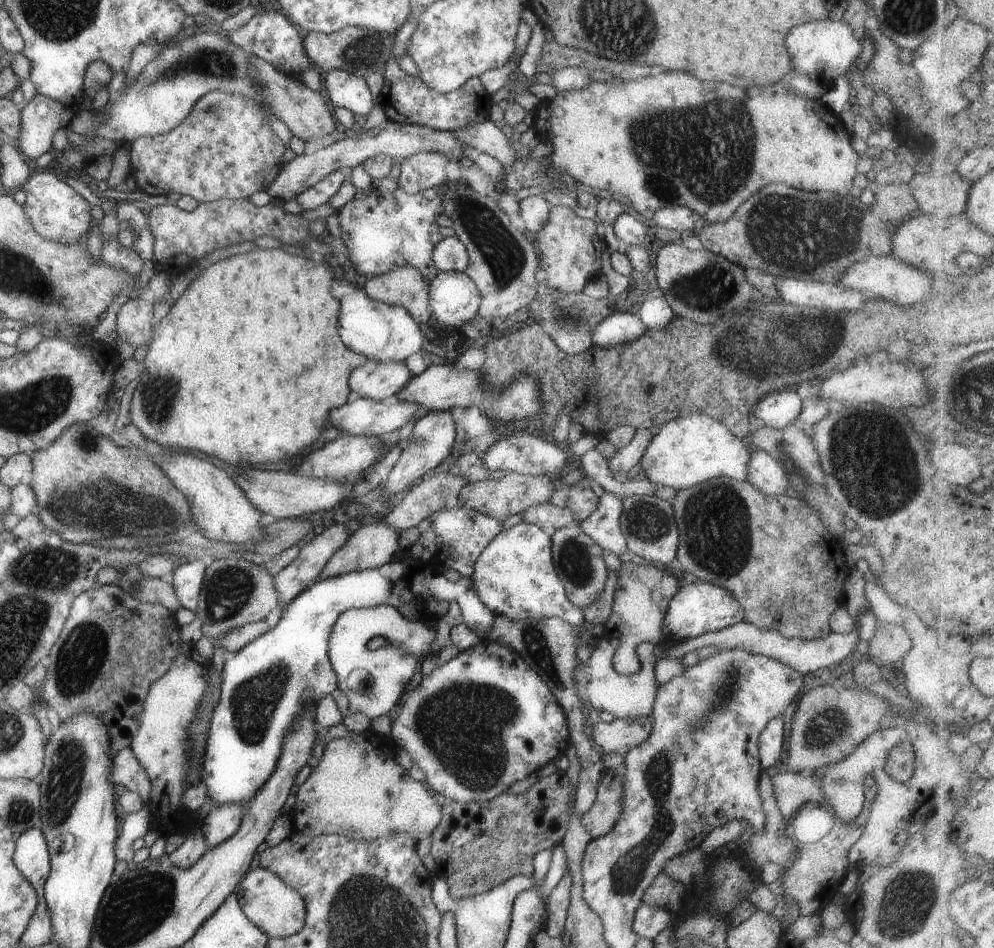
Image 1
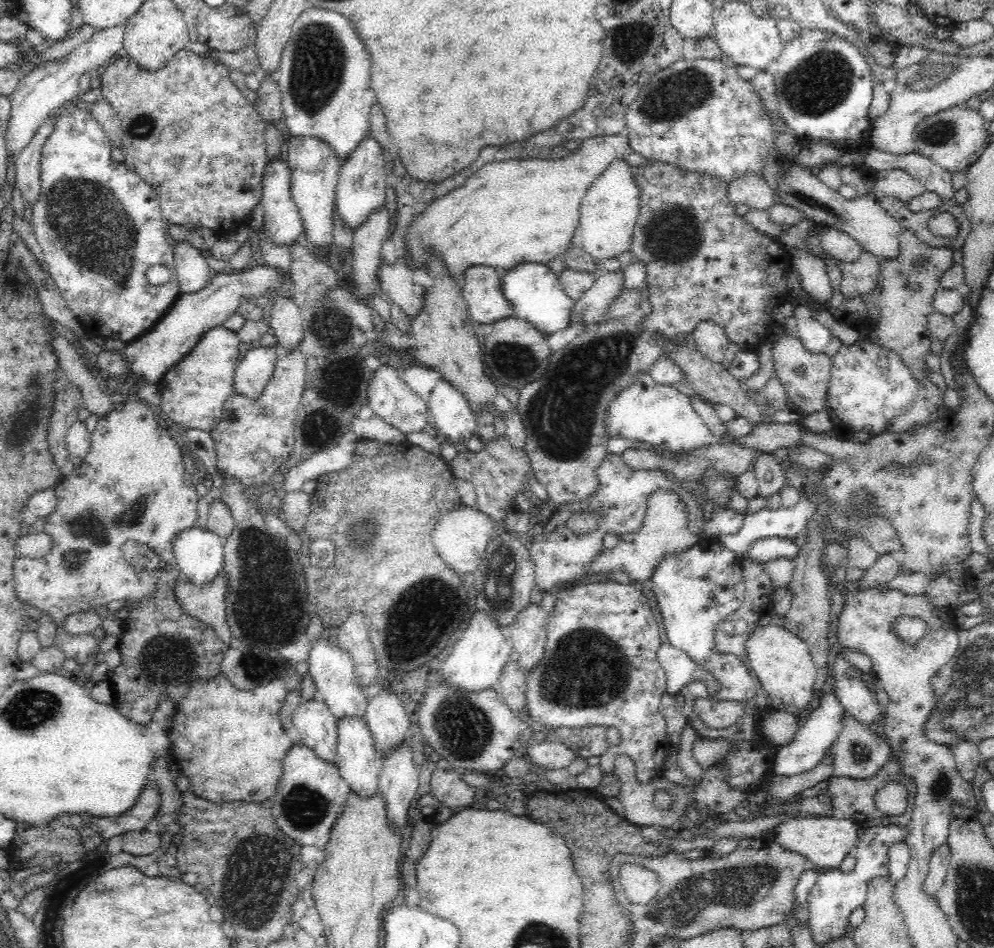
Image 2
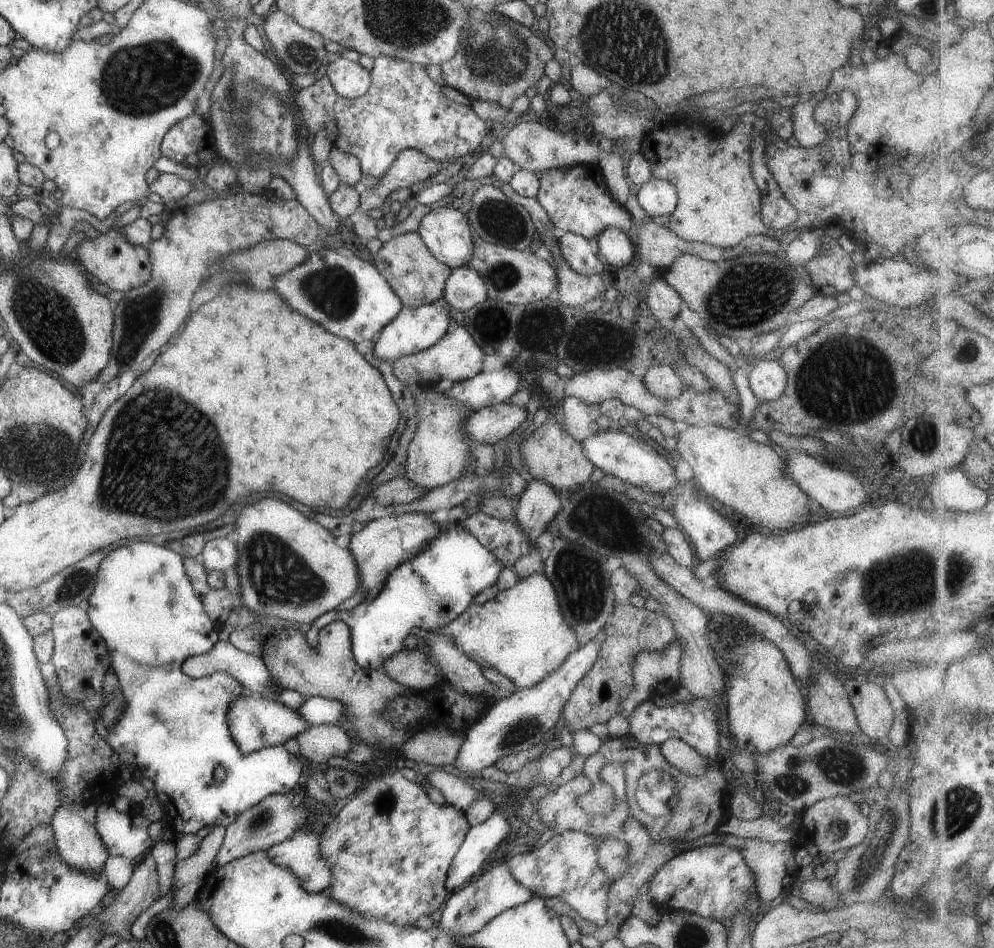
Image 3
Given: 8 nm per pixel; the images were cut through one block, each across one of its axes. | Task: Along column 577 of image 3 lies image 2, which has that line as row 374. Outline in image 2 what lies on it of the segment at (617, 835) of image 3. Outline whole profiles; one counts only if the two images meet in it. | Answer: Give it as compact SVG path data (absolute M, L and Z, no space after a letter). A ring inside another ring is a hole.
M782 333L772 348L774 372L785 388L787 406L806 416L814 411L824 411L827 408L827 394L831 381L832 359L824 353L814 354L808 352L798 337L789 333ZM798 371L805 372L798 375Z

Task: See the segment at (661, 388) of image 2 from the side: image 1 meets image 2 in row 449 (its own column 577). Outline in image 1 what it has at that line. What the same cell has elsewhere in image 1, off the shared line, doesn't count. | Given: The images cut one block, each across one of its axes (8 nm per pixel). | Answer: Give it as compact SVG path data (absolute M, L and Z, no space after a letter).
M605 636L598 637L597 646L590 647L590 662L577 664L574 670L574 686L580 696L582 710L588 712L590 708L601 712L611 712L616 719L628 719L651 716L654 710L654 702L658 692L659 682L658 670L656 669L656 656L654 656L654 645L650 642L642 642L636 646L636 654L640 660L640 670L634 674L621 675L613 669L613 656L620 648L620 640L607 639Z

